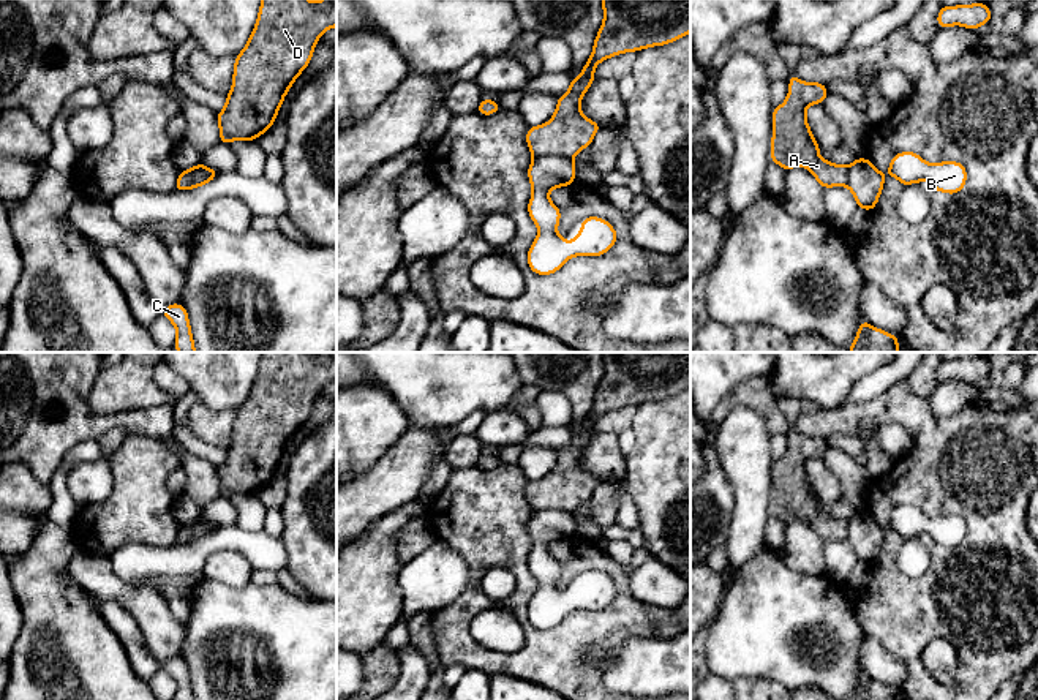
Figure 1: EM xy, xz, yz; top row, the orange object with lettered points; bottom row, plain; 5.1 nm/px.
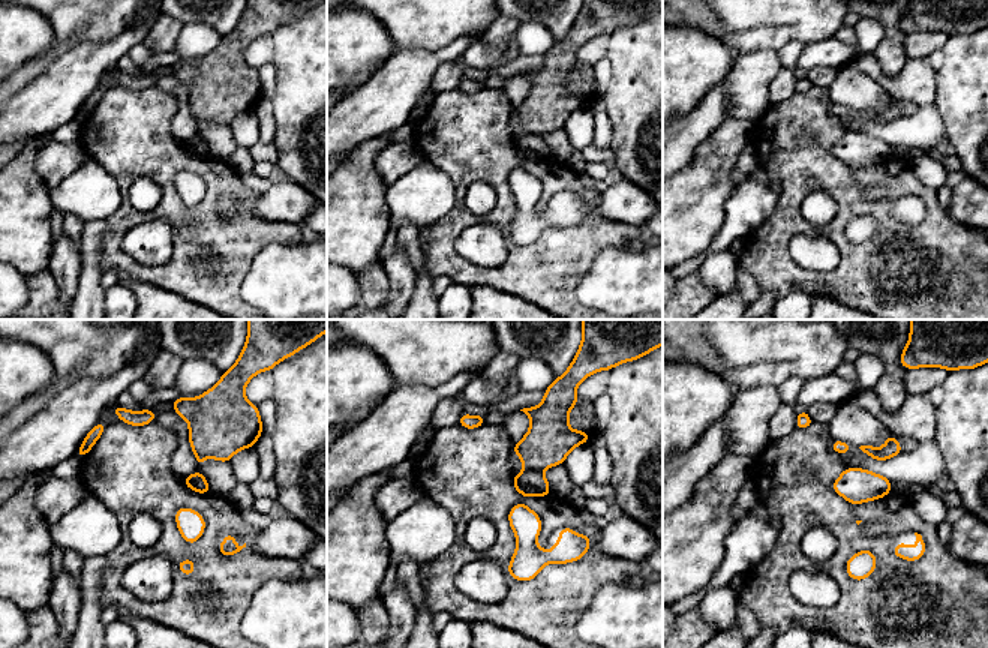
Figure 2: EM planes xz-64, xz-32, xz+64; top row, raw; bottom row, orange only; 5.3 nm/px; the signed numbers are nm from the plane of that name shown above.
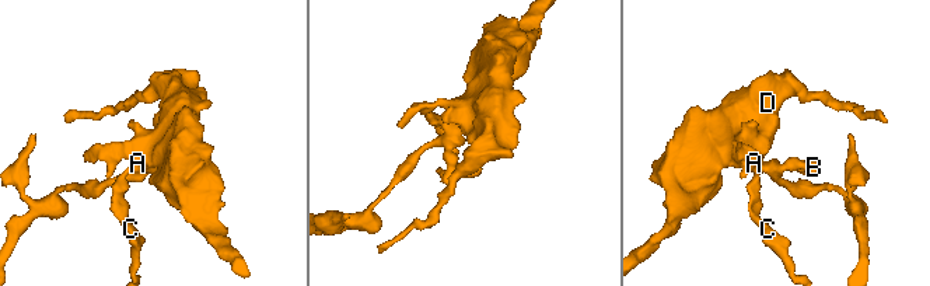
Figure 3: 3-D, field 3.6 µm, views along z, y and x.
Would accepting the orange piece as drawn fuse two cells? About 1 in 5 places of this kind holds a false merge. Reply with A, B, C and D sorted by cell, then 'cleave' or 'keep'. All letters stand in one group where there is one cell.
A C D / B; cleave

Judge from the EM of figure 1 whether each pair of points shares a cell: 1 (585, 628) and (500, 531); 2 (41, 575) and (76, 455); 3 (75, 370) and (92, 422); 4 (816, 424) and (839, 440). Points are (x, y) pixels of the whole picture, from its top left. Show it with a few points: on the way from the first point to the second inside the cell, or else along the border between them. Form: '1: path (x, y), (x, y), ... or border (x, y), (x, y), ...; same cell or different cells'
1: path (547, 637), (539, 637), (523, 621), (520, 569); same cell
2: border (46, 517), (70, 528); different cells
3: path (75, 383), (75, 405), (79, 410); same cell
4: border (858, 436), (834, 433), (827, 440); different cells

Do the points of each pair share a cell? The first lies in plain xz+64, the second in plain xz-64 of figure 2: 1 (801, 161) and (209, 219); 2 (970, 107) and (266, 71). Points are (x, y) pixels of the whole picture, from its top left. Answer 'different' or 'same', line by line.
1: same
2: different

